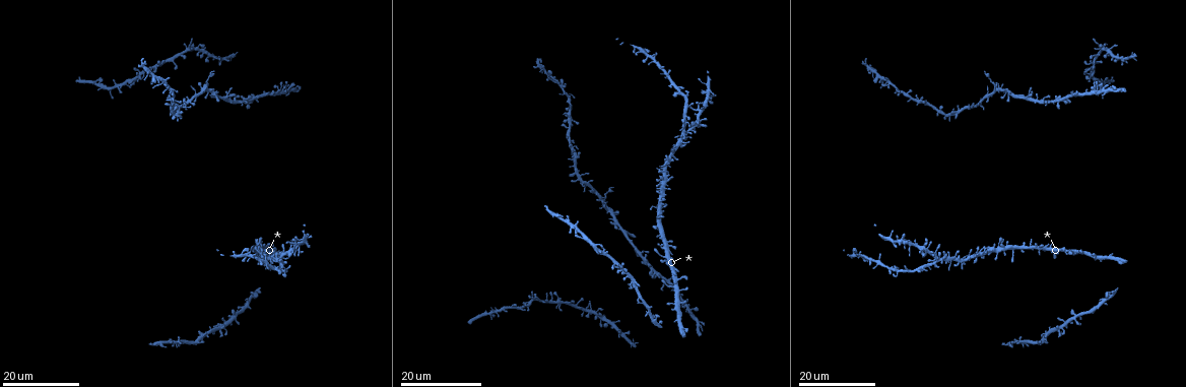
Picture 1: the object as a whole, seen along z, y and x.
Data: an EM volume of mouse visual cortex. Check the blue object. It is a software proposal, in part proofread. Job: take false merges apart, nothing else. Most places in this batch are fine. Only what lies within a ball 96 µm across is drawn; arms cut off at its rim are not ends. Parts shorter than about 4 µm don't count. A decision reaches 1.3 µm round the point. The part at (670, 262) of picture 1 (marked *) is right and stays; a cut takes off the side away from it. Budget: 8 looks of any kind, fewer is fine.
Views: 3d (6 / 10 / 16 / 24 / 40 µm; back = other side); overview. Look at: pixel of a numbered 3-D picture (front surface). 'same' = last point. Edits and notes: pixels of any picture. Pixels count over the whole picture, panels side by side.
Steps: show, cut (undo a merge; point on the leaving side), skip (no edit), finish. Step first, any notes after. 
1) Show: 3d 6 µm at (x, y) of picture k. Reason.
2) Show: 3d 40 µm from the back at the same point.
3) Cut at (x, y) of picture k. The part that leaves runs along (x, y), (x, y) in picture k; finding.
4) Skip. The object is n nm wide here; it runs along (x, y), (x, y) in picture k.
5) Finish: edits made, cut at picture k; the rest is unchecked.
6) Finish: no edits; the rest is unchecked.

Show: 3d 16 µm at (281, 252) of picture 1. Looks like a crossing.

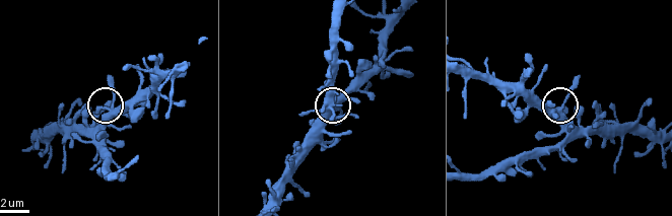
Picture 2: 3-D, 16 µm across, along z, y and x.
Show: 3d 6 µm at (113, 111) of picture 2.

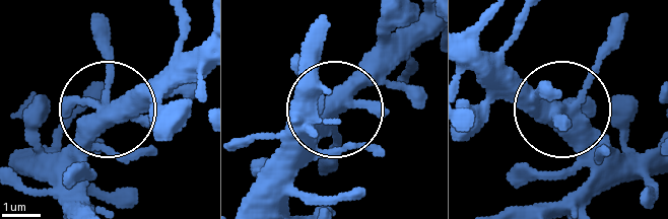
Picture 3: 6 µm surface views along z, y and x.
Skip. It runs along (239, 206), (329, 116), (332, 164) in picture 3; one neuron here.

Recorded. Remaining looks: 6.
Show: 3d 24 µm at (912, 244) of picture 1. Thin arm on a thick one.

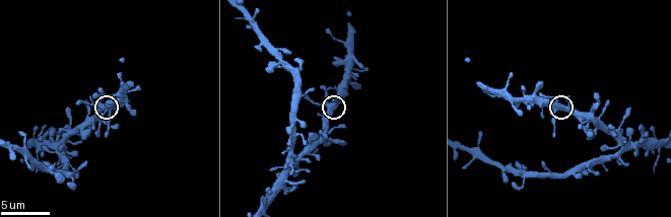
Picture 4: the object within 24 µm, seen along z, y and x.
Show: 3d 6 µm at (329, 103) of picture 4.

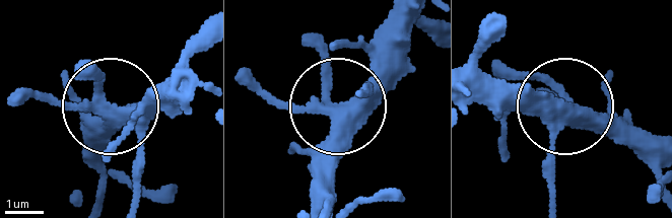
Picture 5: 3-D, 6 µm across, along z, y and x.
Skip. The object is 450 nm wide here; all the same neuron.

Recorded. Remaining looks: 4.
Show: 3d 24 µm at (659, 233) of picture 1.

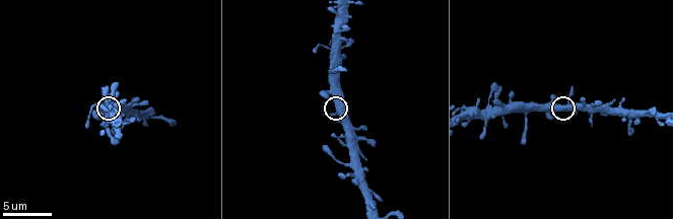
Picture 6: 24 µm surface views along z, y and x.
Show: 3d 10 µm at (337, 112) of picture 6.

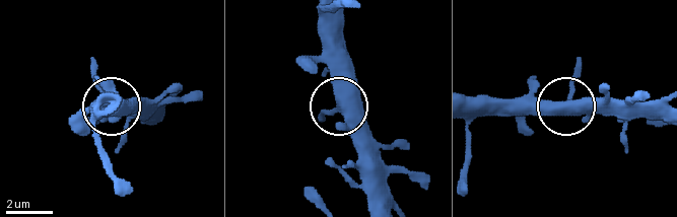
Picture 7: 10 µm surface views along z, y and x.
Skip. The object is 380 nm wide here; one neuron here.

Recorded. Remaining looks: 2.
Show: 3d 24 µm at (602, 197) of picture 1.

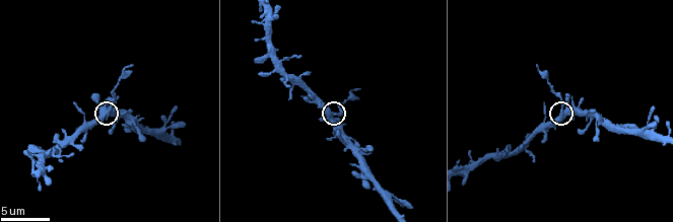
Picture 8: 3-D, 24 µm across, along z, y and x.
Show: 3d 10 µm at (561, 113) of picture 8. Closer look.

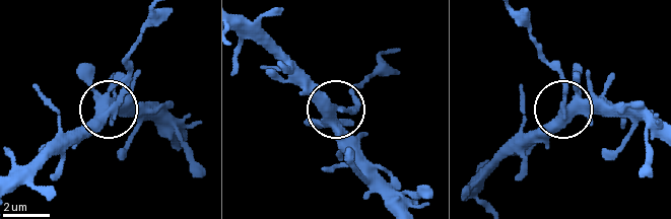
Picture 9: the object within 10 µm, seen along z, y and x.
Cut at (129, 75) of picture 9. The side arm is 6 µm long; the part that leaves runs along (116, 106), (129, 51), (148, 15) in picture 9; two neurons meet here.

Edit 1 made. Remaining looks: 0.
Finish: edits made, cut at picture 9; the rest is unchecked.

